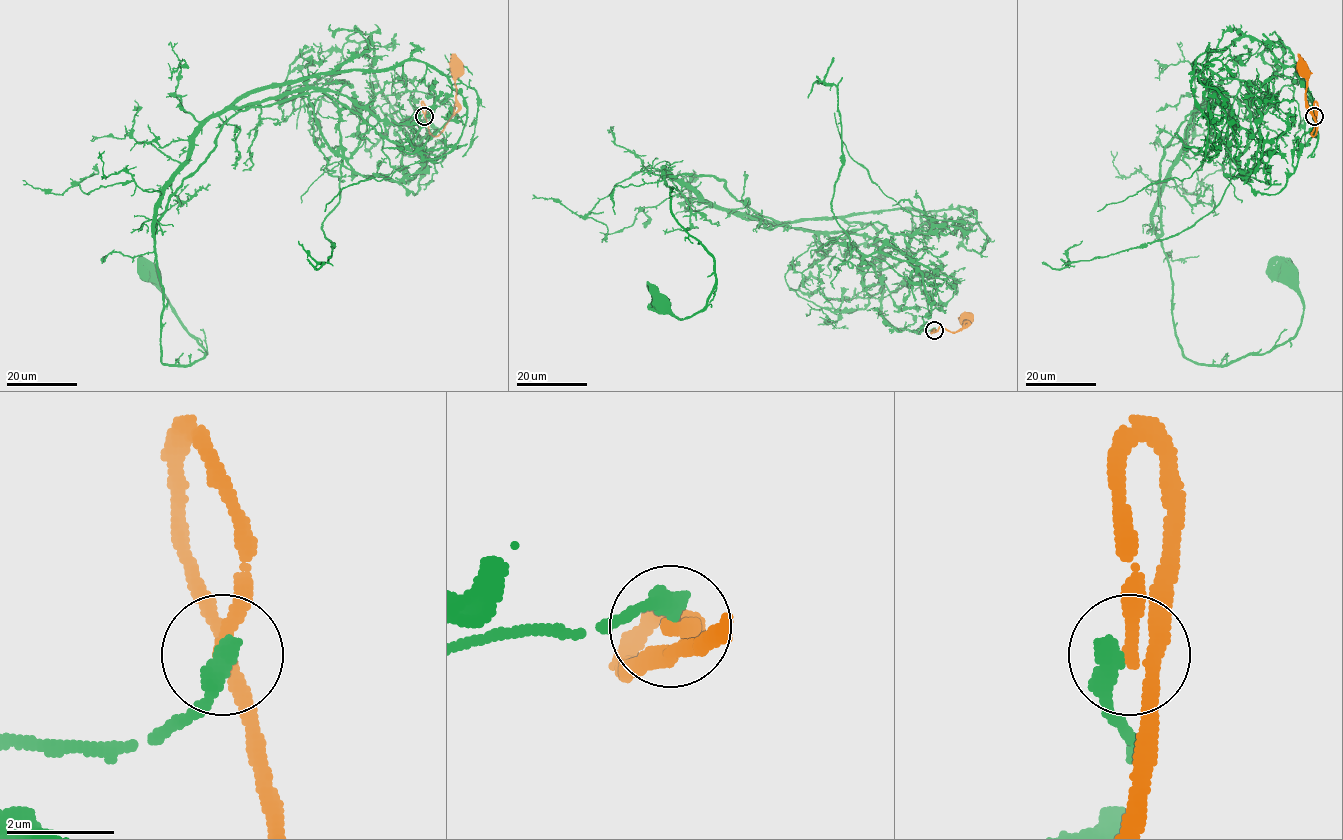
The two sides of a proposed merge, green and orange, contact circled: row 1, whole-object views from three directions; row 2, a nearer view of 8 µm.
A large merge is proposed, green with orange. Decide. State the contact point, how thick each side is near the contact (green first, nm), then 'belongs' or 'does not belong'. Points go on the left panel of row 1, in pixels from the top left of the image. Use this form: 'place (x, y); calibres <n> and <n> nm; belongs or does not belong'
place (424, 116); calibres 420 and 220 nm; does not belong

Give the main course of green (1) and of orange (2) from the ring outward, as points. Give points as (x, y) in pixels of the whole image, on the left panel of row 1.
1: (424, 116), (397, 115), (371, 37), (248, 91), (156, 213), (160, 361), (191, 365), (205, 351), (153, 273)
2: (424, 116), (429, 131), (437, 136), (452, 114), (455, 78), (459, 73), (457, 70)

